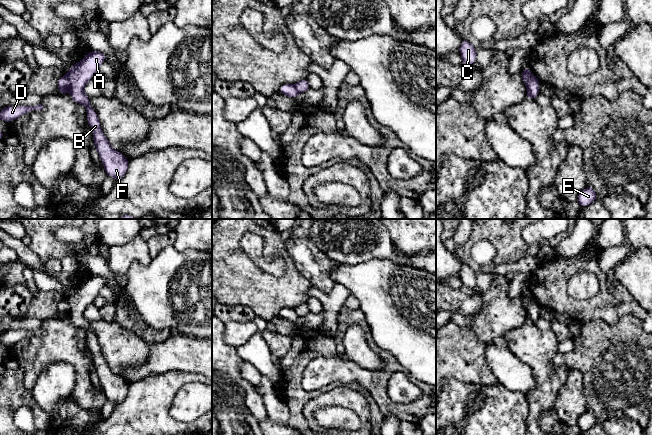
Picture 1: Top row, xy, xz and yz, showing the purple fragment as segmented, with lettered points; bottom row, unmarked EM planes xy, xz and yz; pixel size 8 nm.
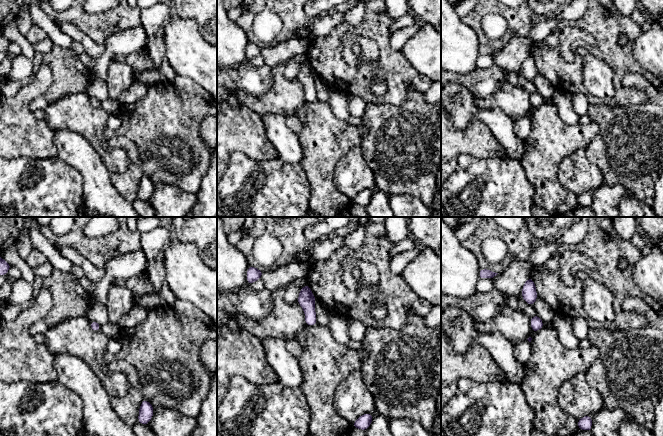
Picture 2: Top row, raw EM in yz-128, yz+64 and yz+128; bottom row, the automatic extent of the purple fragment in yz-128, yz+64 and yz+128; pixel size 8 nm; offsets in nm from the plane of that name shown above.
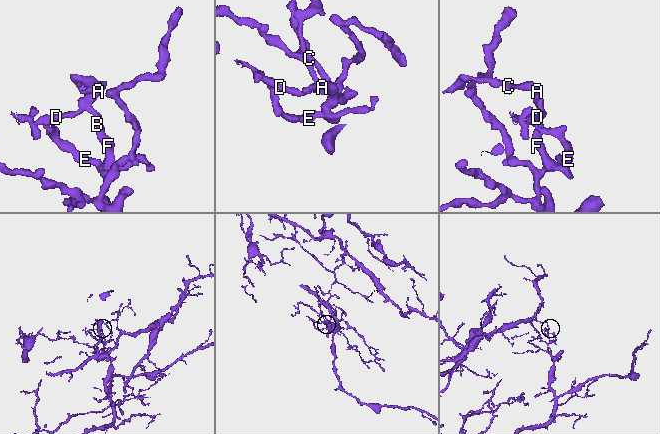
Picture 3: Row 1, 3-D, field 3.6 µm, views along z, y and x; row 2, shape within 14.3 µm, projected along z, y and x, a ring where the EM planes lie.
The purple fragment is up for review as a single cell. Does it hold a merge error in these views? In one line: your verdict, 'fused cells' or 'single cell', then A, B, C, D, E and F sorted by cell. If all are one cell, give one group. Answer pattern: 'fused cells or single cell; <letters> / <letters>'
fused cells; A B C F / D E

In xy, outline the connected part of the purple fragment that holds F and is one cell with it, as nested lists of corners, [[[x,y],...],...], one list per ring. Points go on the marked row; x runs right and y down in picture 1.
[[[90,50],[82,60],[68,69],[67,76],[71,84],[70,98],[87,109],[87,122],[93,130],[93,141],[105,172],[118,181],[128,170],[128,158],[111,147],[102,131],[97,112],[90,106],[89,97],[84,93],[85,85],[99,71],[99,67],[105,59],[104,53]]]

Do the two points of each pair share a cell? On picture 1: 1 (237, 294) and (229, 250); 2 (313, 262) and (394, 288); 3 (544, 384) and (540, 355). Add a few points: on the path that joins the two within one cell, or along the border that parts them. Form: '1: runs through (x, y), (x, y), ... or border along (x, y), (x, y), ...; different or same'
1: runs through (237, 283), (229, 275), (229, 261); same
2: border along (334, 262), (331, 277), (336, 282); different
3: runs through (544, 377), (544, 369), (541, 362); same

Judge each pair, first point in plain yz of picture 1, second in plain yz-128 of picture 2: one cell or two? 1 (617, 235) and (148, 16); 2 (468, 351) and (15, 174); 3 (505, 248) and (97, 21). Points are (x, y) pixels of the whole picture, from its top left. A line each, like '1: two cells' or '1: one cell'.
1: one cell
2: two cells
3: one cell

